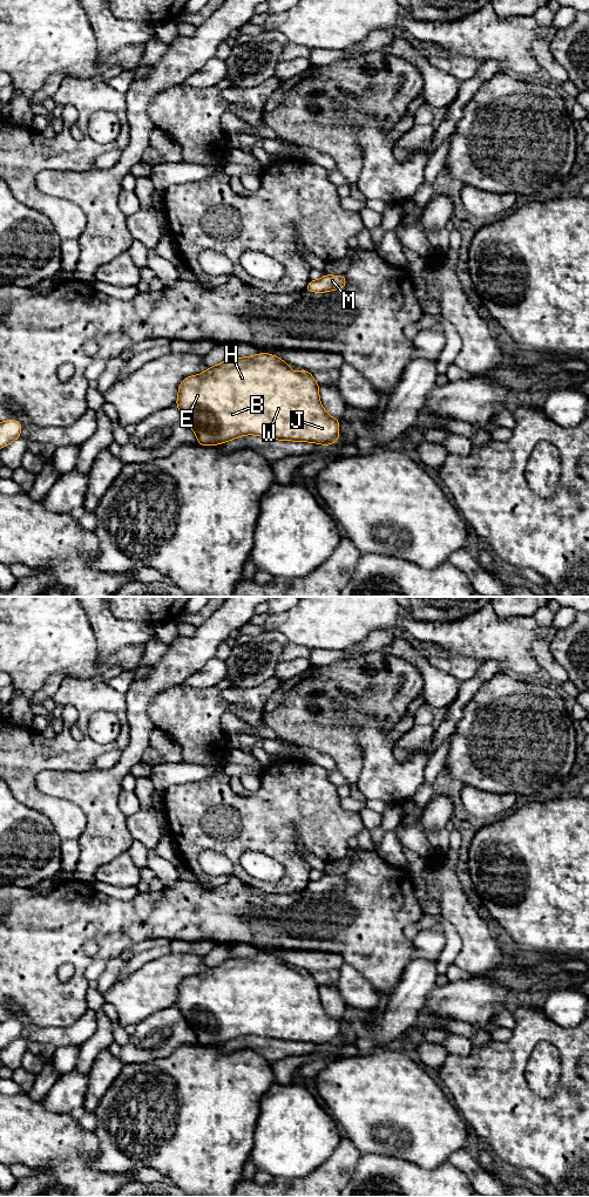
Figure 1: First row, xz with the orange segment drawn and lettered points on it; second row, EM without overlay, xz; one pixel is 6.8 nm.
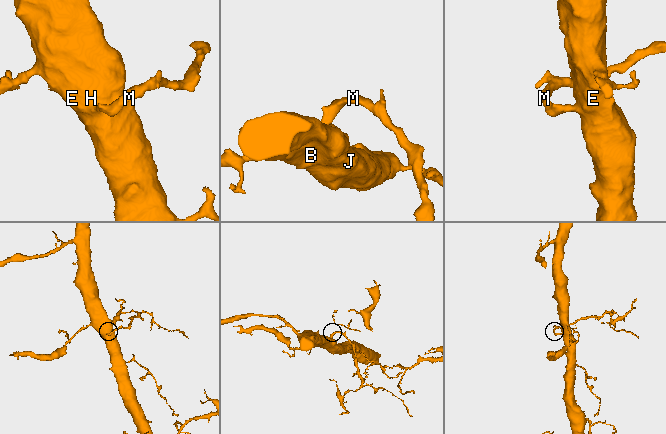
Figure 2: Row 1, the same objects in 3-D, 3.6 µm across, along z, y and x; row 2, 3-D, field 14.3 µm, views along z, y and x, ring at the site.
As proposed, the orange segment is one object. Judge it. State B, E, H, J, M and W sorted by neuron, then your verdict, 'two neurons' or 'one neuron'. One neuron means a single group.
B E H J M W; one neuron

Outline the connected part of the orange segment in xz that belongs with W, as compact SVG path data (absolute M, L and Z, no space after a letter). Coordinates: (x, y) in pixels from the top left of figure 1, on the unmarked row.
M268 953L232 957L203 974L185 978L178 986L176 1006L201 1046L222 1045L243 1035L324 1046L339 1041L340 1020L324 1011L312 973L304 970L292 974L290 967Z

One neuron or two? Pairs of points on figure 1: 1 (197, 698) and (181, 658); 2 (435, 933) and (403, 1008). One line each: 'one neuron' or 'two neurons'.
1: two neurons
2: one neuron

